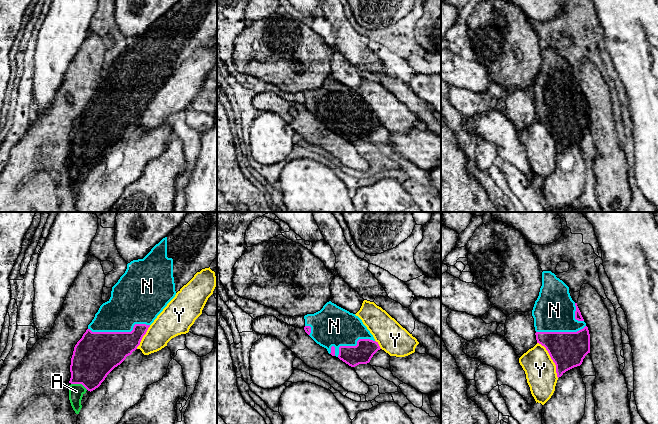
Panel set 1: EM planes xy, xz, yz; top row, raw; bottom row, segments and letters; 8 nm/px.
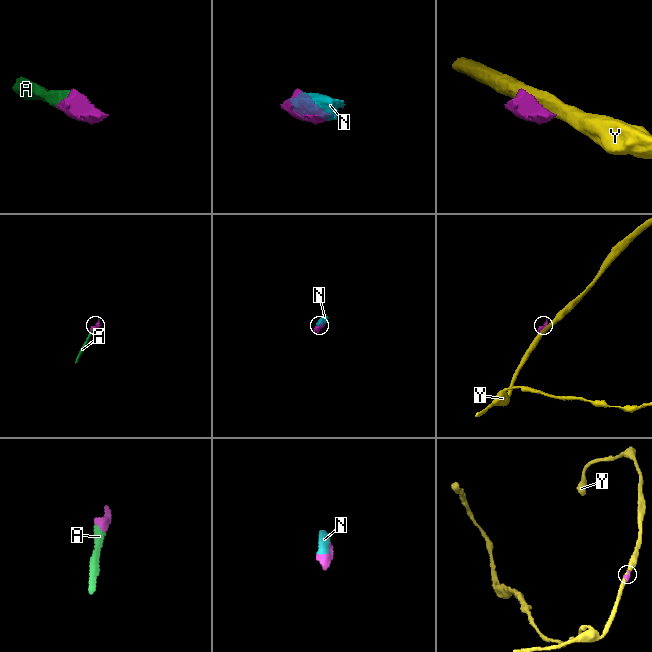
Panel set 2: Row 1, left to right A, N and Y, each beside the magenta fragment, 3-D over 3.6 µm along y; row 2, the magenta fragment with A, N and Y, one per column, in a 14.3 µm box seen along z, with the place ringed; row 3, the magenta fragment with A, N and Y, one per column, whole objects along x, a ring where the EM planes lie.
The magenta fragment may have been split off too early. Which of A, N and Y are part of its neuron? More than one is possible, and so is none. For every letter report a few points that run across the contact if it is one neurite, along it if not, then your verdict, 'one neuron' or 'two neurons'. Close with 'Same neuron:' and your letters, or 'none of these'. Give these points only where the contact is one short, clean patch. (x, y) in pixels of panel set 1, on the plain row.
A: one neuron
N: one neuron
Y: two neurons
Same neuron: A, N

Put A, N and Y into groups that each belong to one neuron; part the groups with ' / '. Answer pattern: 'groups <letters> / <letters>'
groups A N / Y

